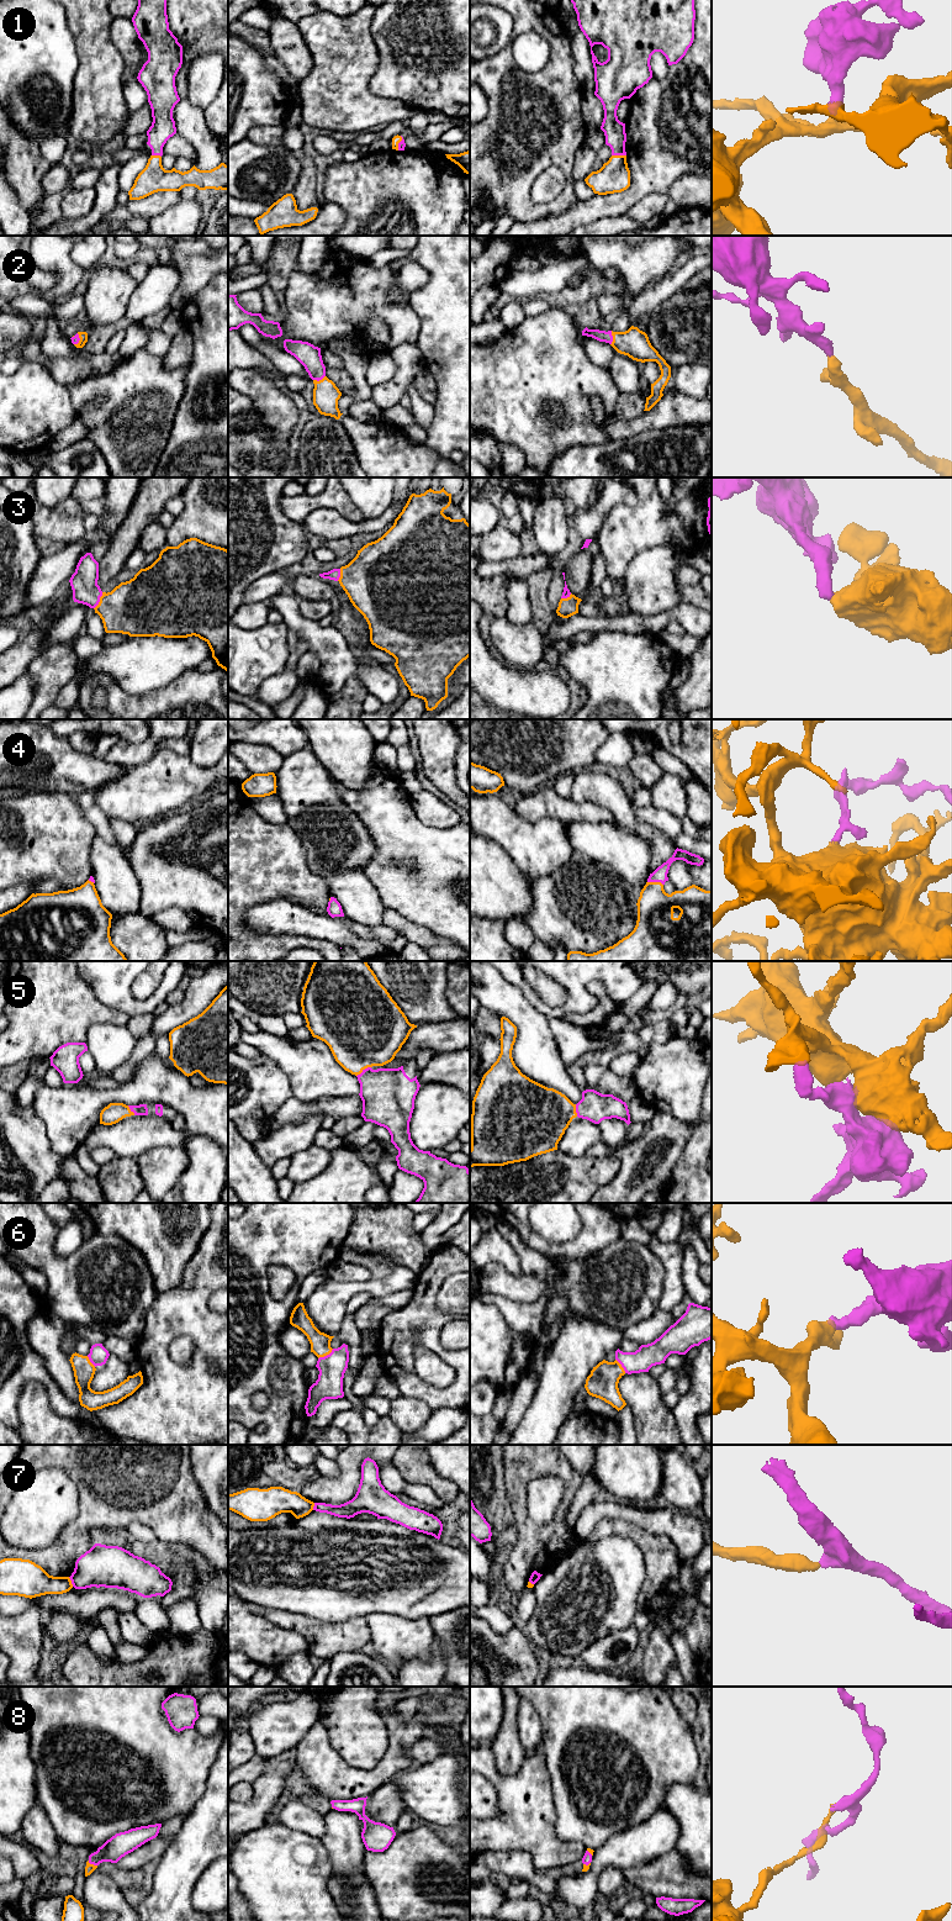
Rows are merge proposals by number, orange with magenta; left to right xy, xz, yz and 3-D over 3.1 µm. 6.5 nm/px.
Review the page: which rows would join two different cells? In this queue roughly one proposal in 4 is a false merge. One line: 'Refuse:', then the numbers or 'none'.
Refuse: 7

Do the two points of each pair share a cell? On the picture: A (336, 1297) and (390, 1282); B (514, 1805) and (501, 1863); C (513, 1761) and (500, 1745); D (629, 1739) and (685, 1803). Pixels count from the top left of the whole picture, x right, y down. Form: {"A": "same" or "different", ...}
{"A": "same", "B": "different", "C": "same", "D": "different"}

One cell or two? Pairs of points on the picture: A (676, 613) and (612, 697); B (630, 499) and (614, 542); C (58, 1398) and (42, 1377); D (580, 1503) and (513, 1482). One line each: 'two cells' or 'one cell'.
A: two cells
B: two cells
C: one cell
D: two cells

